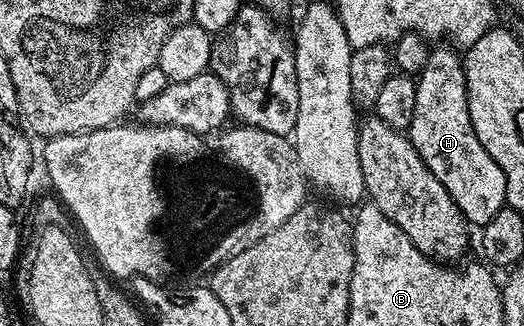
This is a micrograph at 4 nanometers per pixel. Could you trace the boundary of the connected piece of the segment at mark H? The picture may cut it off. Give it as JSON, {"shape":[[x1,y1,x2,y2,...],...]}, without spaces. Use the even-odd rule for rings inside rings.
{"shape":[[433,48,428,54,426,67,416,77,416,102,414,103,414,119,406,131,406,136,424,165,444,184,446,191,454,199,465,222,472,227,482,227,498,215,498,211,506,205,506,175,502,175,502,167,490,159,486,147,478,143,478,135,474,135,474,127,470,123,468,96,466,95,466,75,461,54,455,48]]}

